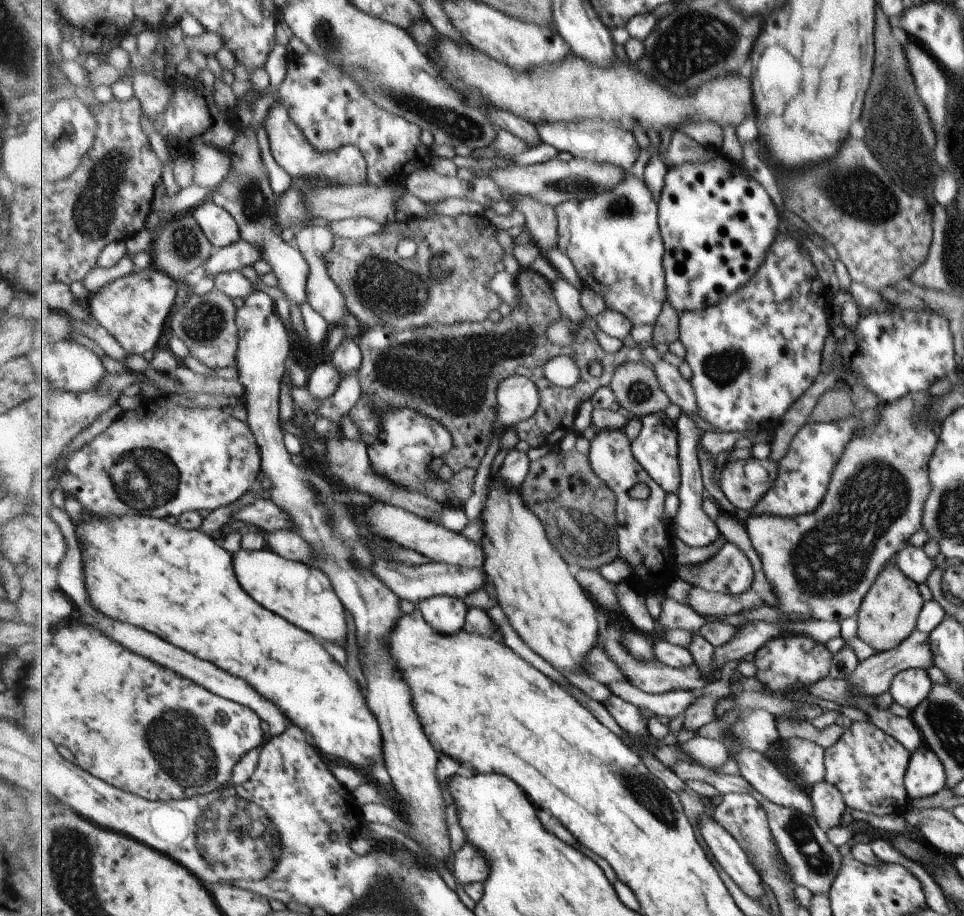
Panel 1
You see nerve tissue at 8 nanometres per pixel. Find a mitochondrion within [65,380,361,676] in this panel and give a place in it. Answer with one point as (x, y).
(143, 477)

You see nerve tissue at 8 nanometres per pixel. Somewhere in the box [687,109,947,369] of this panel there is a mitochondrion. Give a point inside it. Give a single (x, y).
(859, 191)

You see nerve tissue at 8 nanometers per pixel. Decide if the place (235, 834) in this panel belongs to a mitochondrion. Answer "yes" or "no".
yes

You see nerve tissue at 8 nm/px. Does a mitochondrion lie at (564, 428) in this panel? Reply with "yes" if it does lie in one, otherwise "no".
no

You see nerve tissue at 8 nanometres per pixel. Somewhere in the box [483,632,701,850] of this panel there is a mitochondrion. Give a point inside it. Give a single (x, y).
(645, 792)

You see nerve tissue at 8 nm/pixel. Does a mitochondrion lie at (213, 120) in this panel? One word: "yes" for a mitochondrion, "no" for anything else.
no

